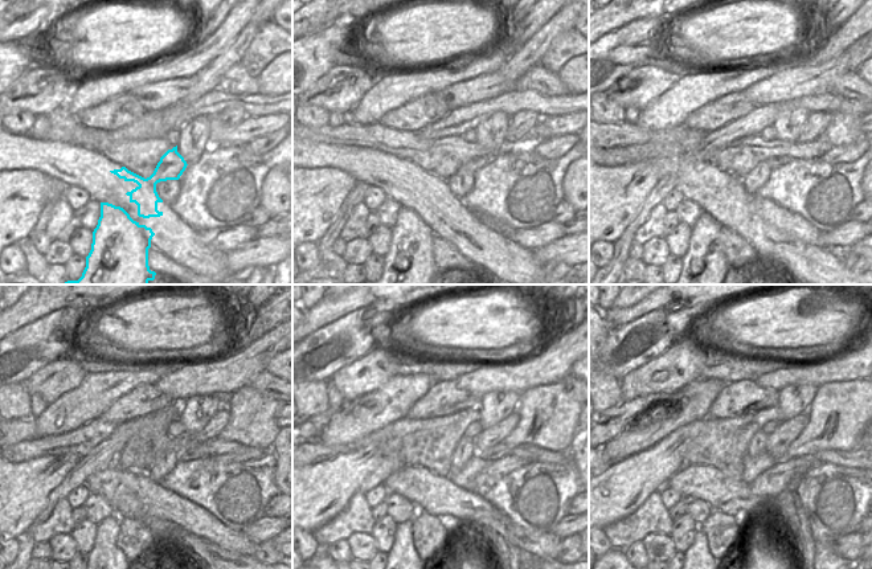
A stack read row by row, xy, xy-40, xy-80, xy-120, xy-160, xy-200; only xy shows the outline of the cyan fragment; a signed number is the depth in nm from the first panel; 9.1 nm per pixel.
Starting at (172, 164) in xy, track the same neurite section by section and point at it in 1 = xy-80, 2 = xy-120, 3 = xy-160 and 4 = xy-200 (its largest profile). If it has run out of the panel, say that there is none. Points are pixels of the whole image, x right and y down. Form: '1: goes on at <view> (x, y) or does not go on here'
1: goes on at xy-80 (736, 195)
2: goes on at xy-120 (147, 492)
3: goes on at xy-160 (548, 416)
4: goes on at xy-200 (839, 413)

